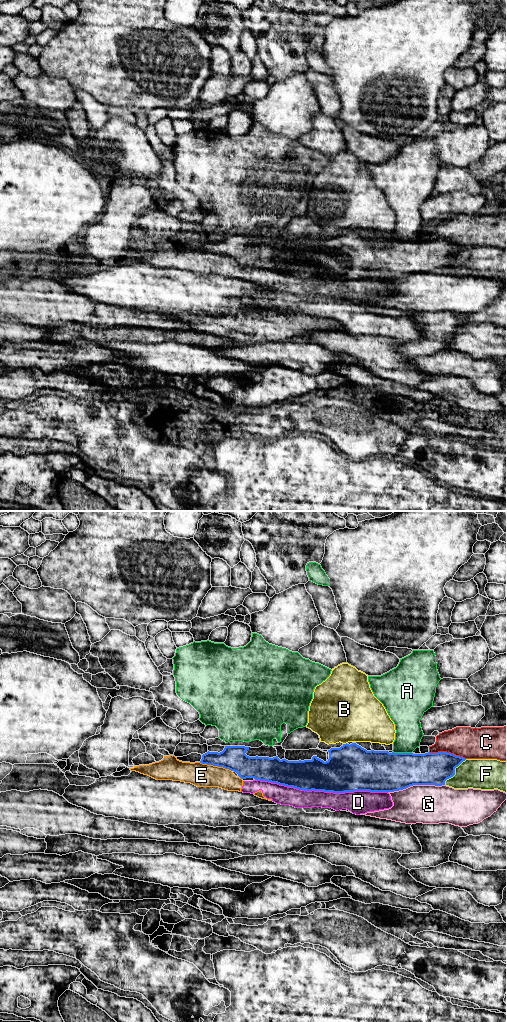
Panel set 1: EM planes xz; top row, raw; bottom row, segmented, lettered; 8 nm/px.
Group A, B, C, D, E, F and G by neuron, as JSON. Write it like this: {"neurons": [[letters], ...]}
{"neurons": [["A"], ["B"], ["C"], ["D", "E"], ["F"], ["G"]]}

